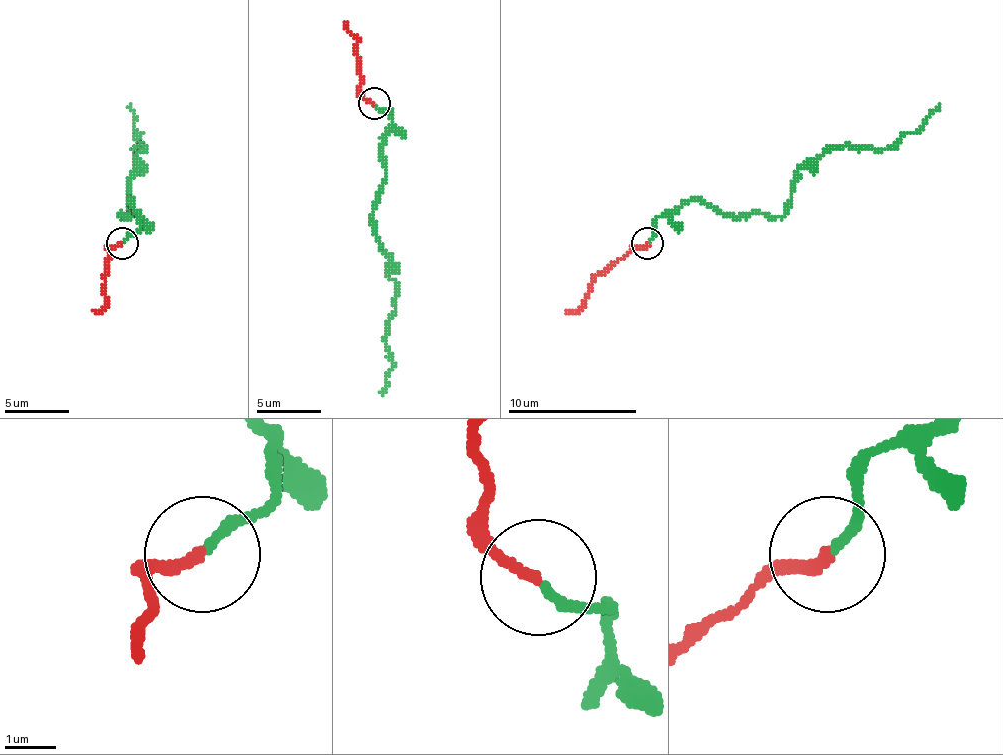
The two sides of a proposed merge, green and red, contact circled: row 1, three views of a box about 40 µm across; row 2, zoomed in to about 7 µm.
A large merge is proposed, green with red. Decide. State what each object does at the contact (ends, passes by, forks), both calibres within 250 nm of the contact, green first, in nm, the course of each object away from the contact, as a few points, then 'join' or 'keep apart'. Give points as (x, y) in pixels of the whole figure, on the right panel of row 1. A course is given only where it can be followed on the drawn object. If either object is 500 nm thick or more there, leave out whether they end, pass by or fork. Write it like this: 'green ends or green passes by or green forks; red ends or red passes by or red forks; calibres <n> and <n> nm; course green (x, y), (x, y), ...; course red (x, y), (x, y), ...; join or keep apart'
green ends; red ends; calibres 200 and 220 nm; course green (649, 242), (656, 220), (691, 200), (736, 217), (781, 217), (794, 175), (827, 149), (891, 149), (939, 104); course red (646, 242), (630, 249), (595, 278), (582, 304), (566, 310); join

